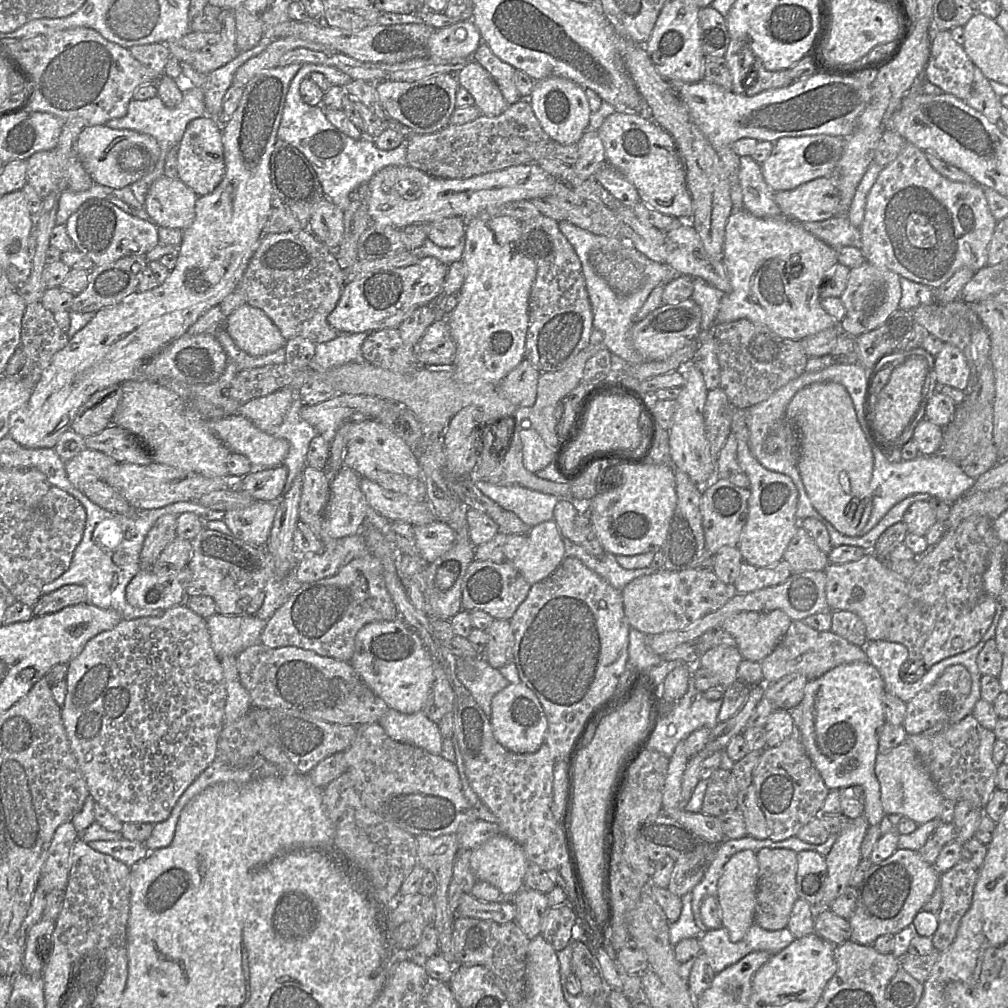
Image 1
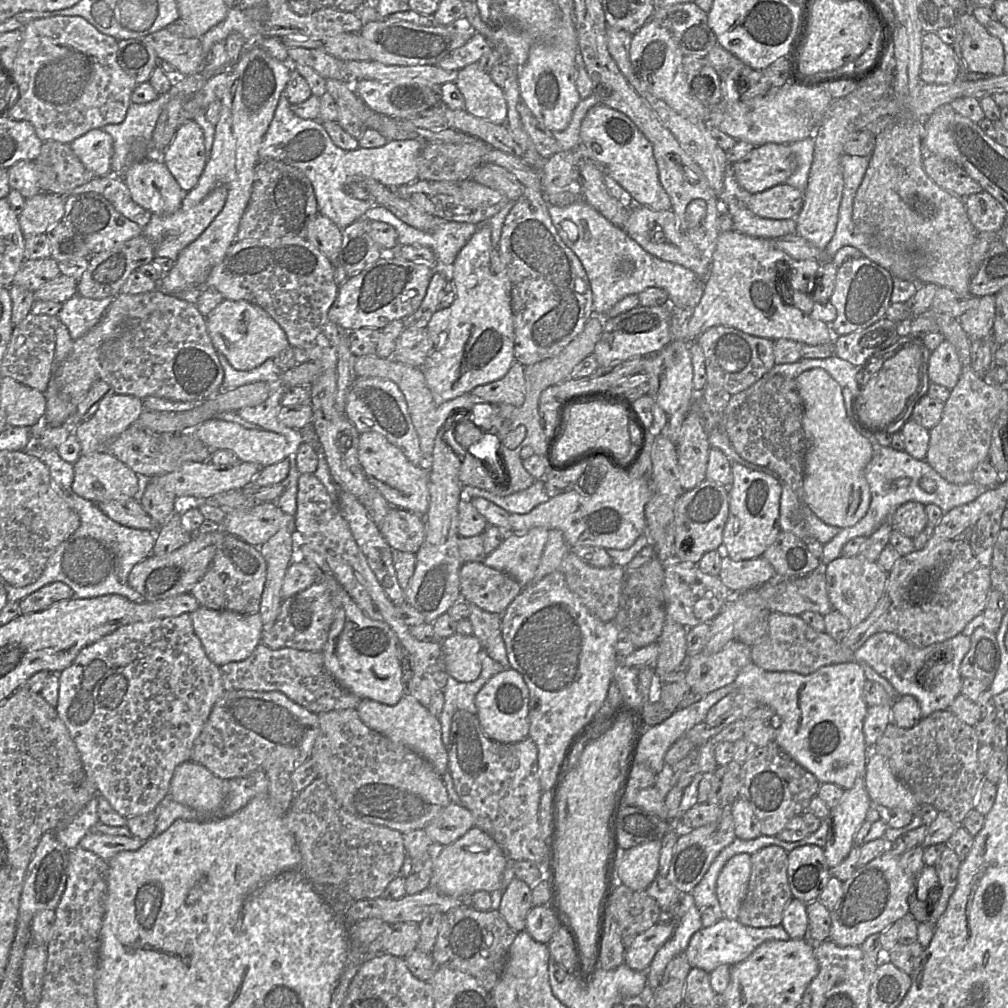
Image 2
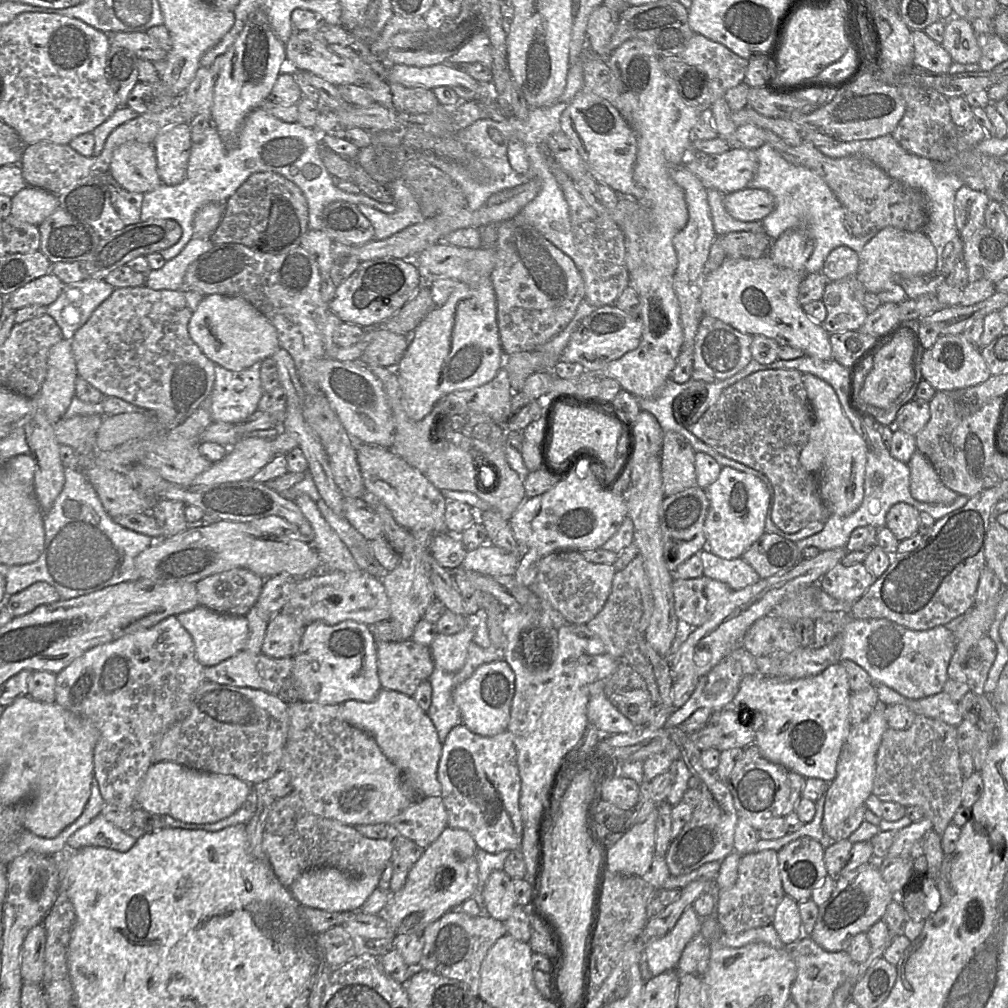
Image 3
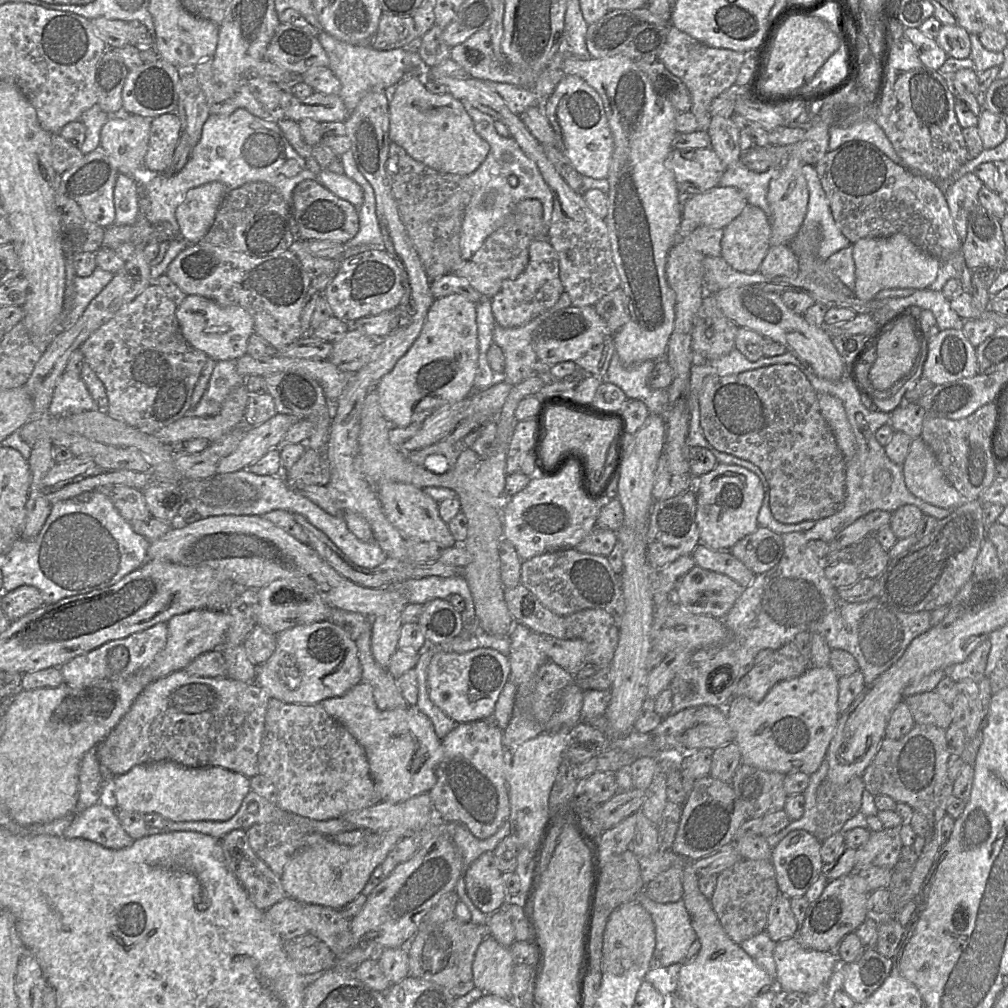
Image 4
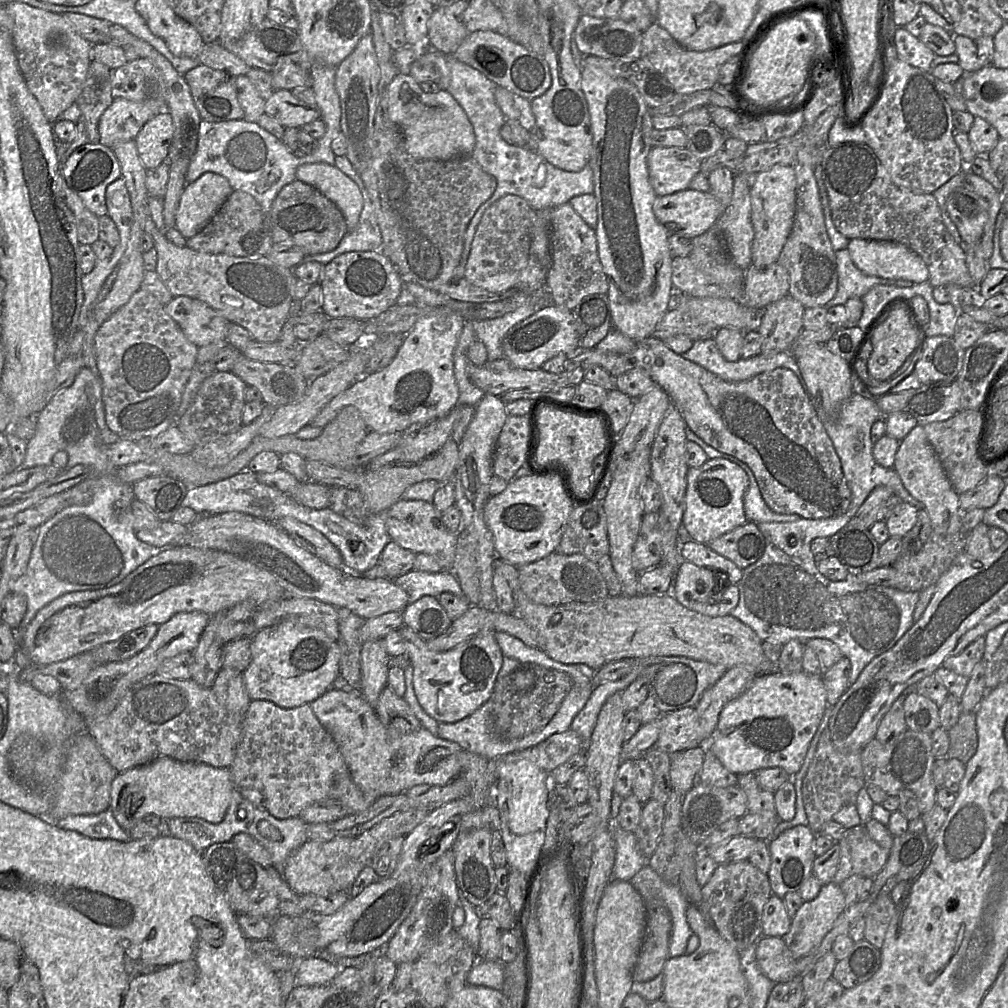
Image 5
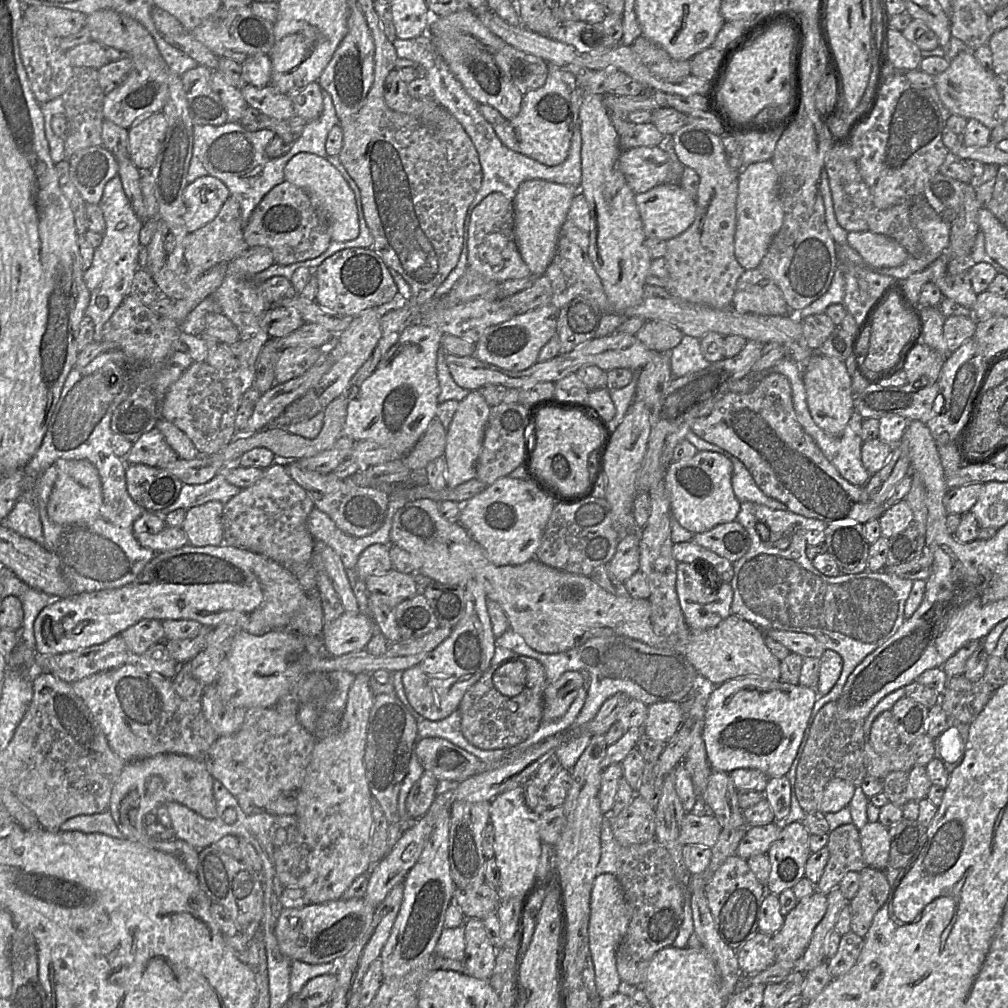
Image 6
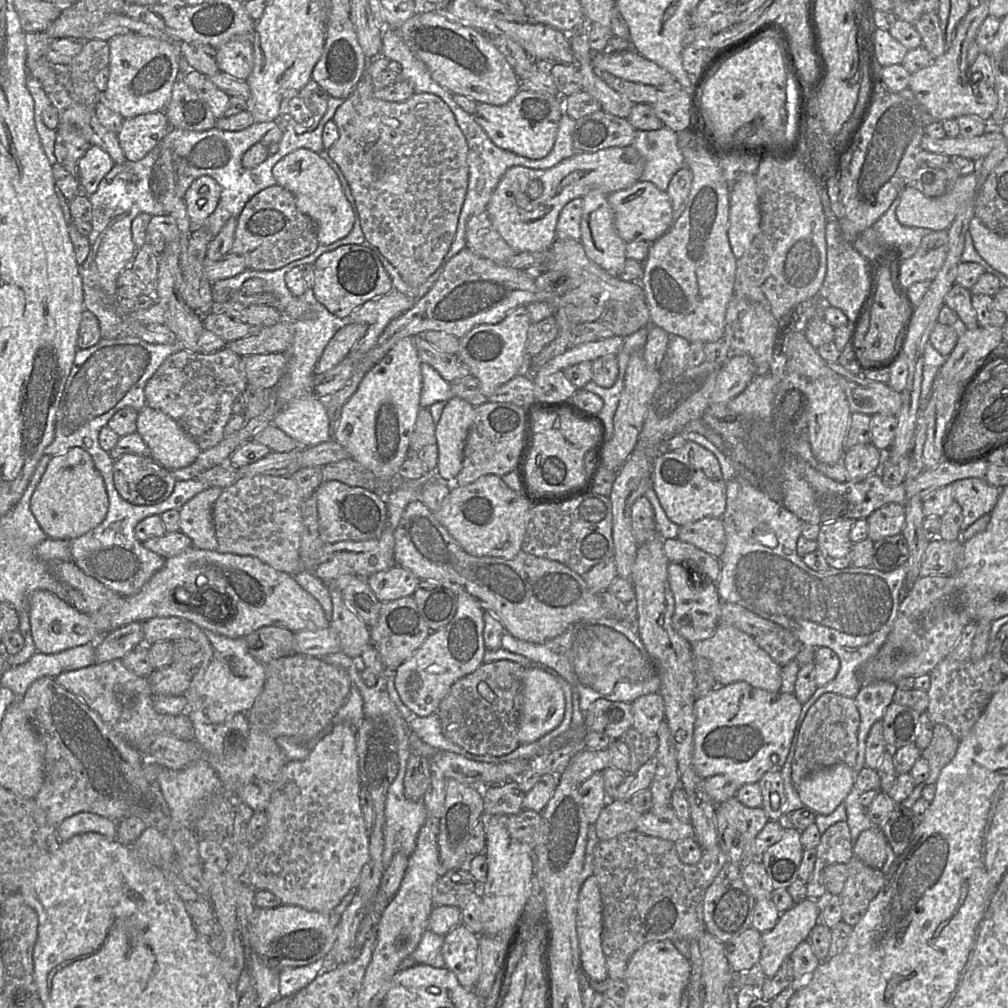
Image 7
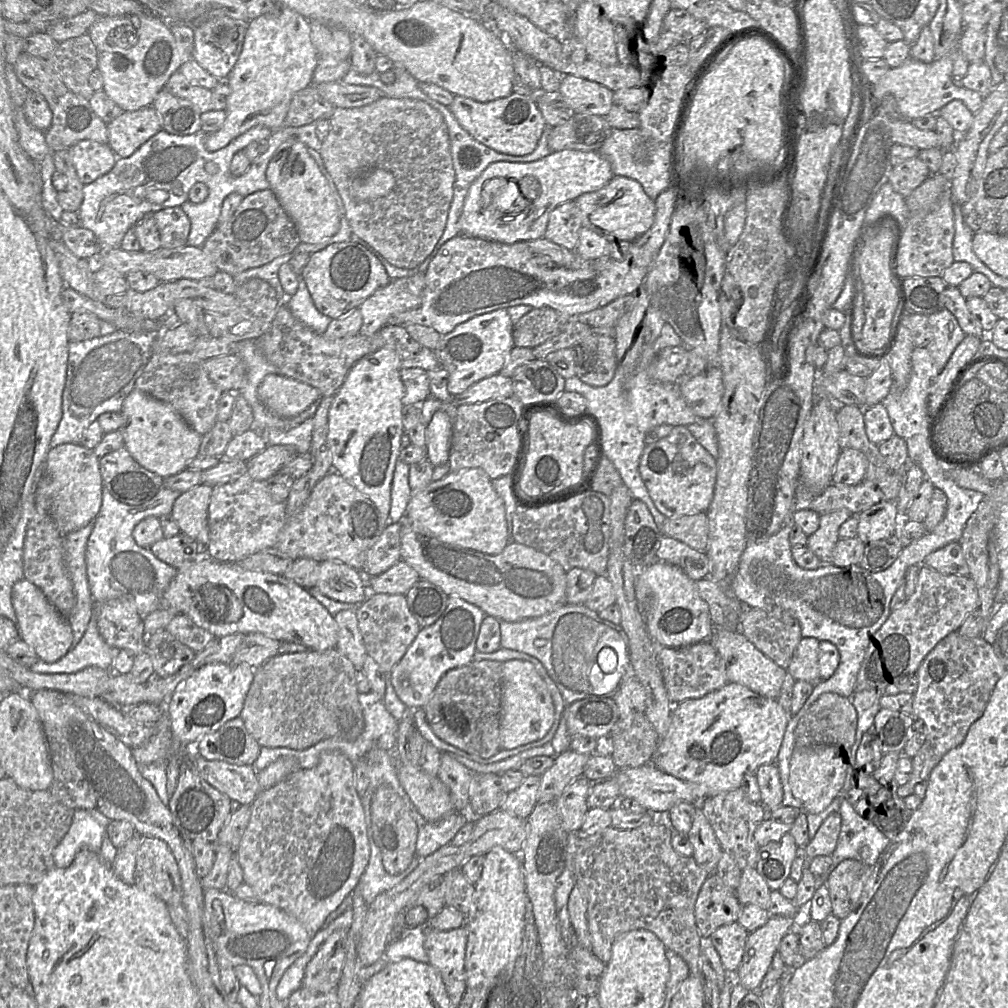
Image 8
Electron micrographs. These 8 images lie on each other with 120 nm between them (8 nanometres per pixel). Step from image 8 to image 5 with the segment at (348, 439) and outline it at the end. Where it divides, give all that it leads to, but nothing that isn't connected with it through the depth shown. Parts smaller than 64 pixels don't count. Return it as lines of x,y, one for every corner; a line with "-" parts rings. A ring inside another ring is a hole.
448,308
419,318
405,334
397,355
386,367
358,379
333,398
308,425
324,428
348,405
355,406
369,430
378,433
400,433
448,415
458,406
453,355
464,323
459,314

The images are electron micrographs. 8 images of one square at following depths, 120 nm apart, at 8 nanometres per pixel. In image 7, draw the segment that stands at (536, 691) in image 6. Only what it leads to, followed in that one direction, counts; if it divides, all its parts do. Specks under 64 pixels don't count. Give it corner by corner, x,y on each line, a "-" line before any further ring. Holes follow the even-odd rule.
511,660
482,663
474,672
455,681
440,702
435,714
440,718
443,735
454,744
476,755
501,756
521,745
518,738
521,689
525,668

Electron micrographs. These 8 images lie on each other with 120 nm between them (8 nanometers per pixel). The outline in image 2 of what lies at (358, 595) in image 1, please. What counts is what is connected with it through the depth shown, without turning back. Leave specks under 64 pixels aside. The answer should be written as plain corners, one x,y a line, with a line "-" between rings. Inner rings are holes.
325,575
317,583
283,601
279,613
270,628
263,632
261,643
271,650
291,648
300,651
320,652
328,638
334,619
334,596
345,591
331,575

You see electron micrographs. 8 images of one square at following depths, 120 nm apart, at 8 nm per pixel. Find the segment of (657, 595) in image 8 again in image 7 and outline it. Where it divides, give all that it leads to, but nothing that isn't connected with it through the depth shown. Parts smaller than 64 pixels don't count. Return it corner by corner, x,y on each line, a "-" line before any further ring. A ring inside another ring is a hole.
669,563
668,580
675,600
674,629
690,644
711,637
720,624
722,600
715,583
698,584
680,563

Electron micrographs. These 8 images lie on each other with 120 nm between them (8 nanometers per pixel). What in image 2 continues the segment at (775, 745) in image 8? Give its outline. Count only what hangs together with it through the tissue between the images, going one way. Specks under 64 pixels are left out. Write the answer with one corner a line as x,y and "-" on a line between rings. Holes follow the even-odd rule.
856,661
822,666
815,672
807,675
802,675
795,672
769,672
761,669
753,662
750,662
737,675
734,681
734,688
736,692
741,693
749,699
760,703
762,706
771,707
775,711
776,715
779,716
781,725
777,728
777,734
774,741
779,745
780,748
782,748
801,766
810,771
820,781
820,783
833,783
846,790
854,786
855,780
858,777
865,778
866,774
866,766
868,762
868,746
865,742
865,735
863,731
864,718
866,716
868,708
868,705
863,698
863,688
866,679
867,678
864,674
863,668

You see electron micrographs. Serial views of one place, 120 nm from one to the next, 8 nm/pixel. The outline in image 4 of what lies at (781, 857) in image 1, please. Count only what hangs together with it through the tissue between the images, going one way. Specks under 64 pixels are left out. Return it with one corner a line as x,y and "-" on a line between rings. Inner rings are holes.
741,858
718,874
710,903
726,934
733,942
740,945
765,930
769,908
779,893
771,859

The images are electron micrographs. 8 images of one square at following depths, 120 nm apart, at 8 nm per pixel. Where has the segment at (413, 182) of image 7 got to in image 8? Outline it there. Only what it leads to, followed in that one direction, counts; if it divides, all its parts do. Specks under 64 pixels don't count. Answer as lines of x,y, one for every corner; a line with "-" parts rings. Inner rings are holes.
382,97
357,108
335,107
329,123
330,130
322,142
320,154
343,202
353,234
370,243
396,267
413,269
419,266
441,238
453,198
455,171
448,127
442,114
421,100
-
375,168
385,169
394,175
394,189
387,196
375,200
354,200
349,193
352,179

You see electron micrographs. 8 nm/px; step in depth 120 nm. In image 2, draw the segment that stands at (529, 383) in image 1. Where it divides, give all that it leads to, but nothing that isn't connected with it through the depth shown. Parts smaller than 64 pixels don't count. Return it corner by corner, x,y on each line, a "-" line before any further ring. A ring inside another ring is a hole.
515,361
504,377
477,386
470,393
491,404
521,407
525,402
524,369
525,366

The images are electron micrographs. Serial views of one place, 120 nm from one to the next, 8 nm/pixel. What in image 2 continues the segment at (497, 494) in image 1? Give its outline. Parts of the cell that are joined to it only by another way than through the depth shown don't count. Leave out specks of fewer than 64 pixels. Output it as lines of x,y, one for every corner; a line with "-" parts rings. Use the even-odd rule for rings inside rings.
536,480
529,488
507,496
499,496
472,486
464,486
461,490
461,500
470,501
475,497
485,498
503,508
509,514
528,513
539,504
550,499
542,480

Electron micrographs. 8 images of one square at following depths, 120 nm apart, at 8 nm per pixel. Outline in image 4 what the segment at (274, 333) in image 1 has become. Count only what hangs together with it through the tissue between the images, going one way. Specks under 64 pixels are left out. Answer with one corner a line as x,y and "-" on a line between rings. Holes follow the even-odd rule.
187,295
177,305
175,314
185,340
215,361
235,360
247,353
248,338
254,333
254,321
244,308
222,306
200,295

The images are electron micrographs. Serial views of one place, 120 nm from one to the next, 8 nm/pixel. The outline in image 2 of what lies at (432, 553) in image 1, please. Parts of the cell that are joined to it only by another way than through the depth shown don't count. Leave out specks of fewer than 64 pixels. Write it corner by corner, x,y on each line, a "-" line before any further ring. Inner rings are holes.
391,508
377,525
393,551
415,555
425,538
424,516
401,509

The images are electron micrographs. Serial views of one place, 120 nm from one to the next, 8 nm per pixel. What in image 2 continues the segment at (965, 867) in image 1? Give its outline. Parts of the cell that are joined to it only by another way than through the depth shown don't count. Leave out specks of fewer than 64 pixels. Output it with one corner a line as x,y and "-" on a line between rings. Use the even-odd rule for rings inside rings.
940,843
940,845
943,845
943,849
938,862
934,865
939,878
940,896
934,909
930,909
929,916
930,924
933,926
947,908
948,901
957,885
958,871
962,862
947,843

